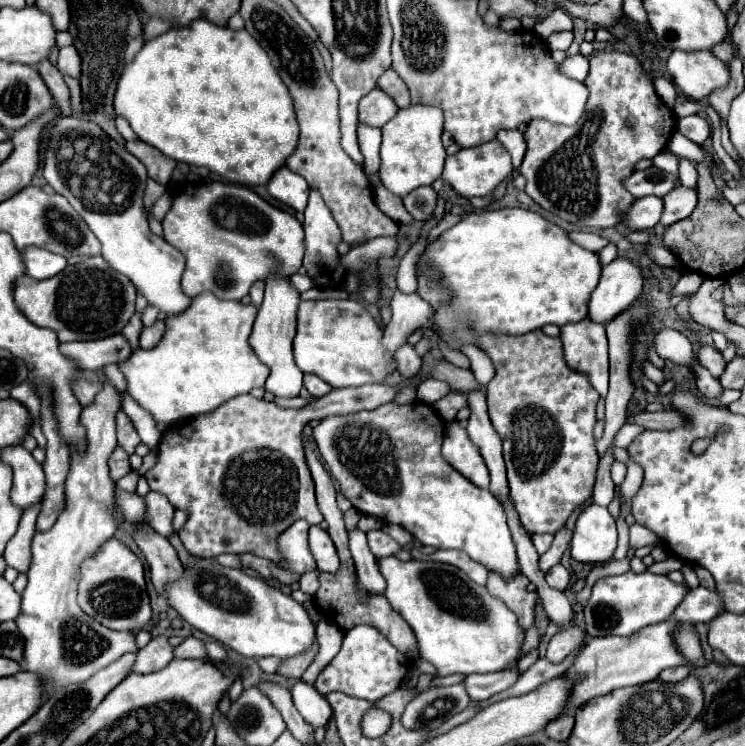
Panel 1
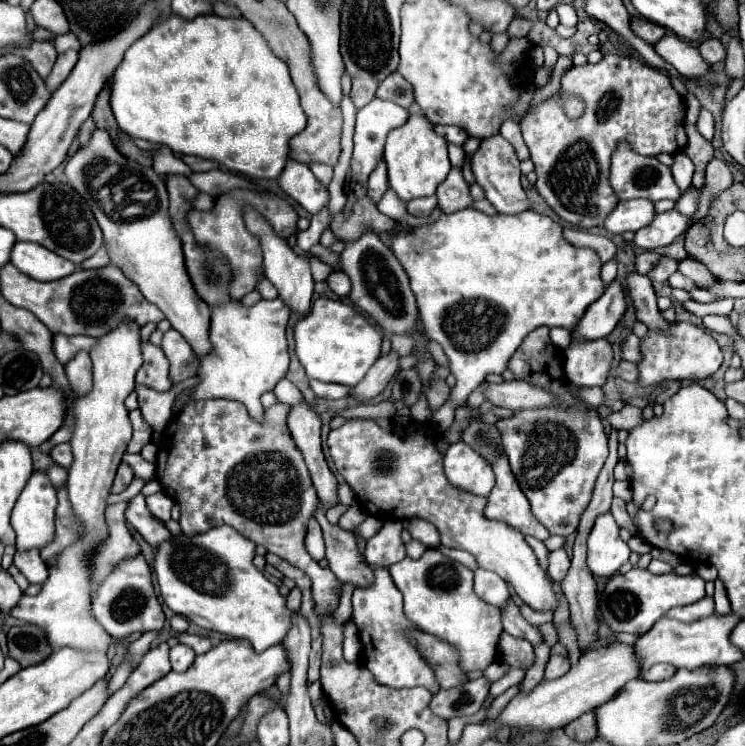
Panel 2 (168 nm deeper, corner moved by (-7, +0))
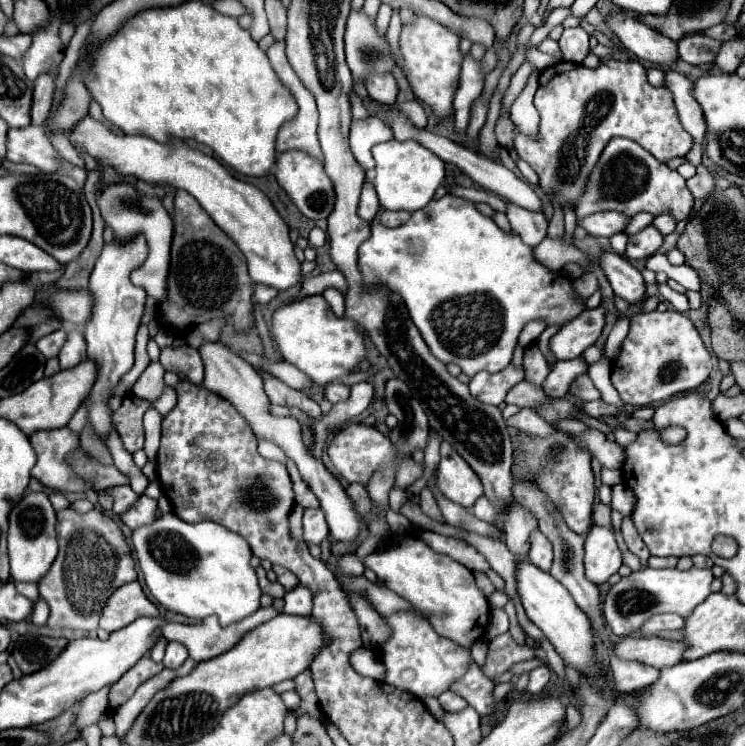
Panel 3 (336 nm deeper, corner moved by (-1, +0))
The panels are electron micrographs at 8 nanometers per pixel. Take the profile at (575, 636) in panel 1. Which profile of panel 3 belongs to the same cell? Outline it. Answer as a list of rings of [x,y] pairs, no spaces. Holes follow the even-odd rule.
[[[541,665],[541,667],[533,669],[533,671],[529,673],[529,685],[527,685],[527,691],[529,691],[529,693],[539,693],[539,691],[547,685],[549,677],[551,677],[551,669],[549,669],[547,665]]]

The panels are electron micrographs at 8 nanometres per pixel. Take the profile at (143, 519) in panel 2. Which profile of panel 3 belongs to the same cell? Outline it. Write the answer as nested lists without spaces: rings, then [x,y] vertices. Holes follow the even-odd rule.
[[[119,485],[119,487],[111,487],[109,493],[113,495],[115,503],[113,503],[113,513],[121,515],[127,509],[131,509],[135,505],[135,501],[139,499],[139,495],[129,487],[129,485]]]

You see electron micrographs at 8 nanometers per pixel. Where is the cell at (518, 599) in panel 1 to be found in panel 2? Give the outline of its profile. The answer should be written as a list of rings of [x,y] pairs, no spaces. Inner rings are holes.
[[[509,601],[505,605],[505,609],[501,611],[501,619],[503,619],[503,629],[513,635],[513,637],[521,637],[521,639],[527,639],[533,647],[537,647],[543,639],[541,639],[541,633],[537,631],[537,627],[529,625],[523,617],[521,617],[521,611],[519,607]]]

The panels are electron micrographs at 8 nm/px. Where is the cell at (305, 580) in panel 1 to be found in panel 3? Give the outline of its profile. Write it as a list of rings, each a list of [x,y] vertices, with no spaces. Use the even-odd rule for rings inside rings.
[[[271,605],[271,607],[261,607],[257,613],[253,613],[253,615],[247,617],[245,621],[241,621],[241,623],[237,623],[237,625],[229,625],[229,627],[221,627],[219,621],[217,621],[217,617],[207,617],[207,619],[205,619],[203,623],[199,623],[199,625],[165,623],[165,625],[161,627],[161,635],[163,635],[165,639],[169,639],[169,641],[177,641],[177,643],[185,645],[187,651],[189,651],[189,655],[195,659],[195,663],[201,663],[201,661],[207,661],[207,659],[211,659],[211,657],[217,657],[217,655],[225,653],[227,649],[231,649],[231,647],[243,637],[243,633],[247,633],[249,629],[253,629],[253,627],[257,627],[257,625],[261,625],[261,623],[265,623],[265,621],[277,617],[277,615],[279,615],[279,611]]]

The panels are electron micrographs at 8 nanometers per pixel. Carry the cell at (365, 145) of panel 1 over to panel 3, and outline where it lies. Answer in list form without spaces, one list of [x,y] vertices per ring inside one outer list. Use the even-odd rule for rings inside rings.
[[[367,177],[363,183],[363,191],[361,191],[361,201],[359,201],[359,217],[363,221],[371,221],[379,211],[379,199],[377,199],[377,191],[373,185],[373,179]]]

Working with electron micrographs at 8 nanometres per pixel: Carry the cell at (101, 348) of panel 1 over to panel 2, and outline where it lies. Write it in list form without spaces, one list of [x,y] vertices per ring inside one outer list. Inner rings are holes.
[[[55,333],[53,335],[53,353],[55,357],[65,365],[71,357],[75,357],[75,353],[89,349],[95,345],[93,337],[83,337],[83,335],[63,335],[63,333]]]

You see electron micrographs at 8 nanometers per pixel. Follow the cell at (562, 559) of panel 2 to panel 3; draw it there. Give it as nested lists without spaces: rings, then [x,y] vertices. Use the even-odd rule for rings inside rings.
[[[533,531],[531,535],[531,549],[529,549],[529,561],[537,565],[543,571],[551,569],[553,563],[553,547],[549,545],[549,539],[541,531]]]

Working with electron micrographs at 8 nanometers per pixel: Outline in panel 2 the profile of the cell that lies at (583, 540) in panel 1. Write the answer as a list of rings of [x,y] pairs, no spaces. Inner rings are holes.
[[[611,513],[597,517],[587,539],[587,567],[595,577],[613,577],[629,561],[631,549],[619,537],[619,525]]]

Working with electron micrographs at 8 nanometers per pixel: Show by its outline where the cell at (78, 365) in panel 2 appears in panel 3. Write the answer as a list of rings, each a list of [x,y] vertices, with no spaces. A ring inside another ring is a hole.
[[[79,329],[71,331],[67,335],[67,343],[65,347],[61,349],[59,353],[59,363],[61,363],[61,369],[73,369],[77,367],[83,359],[85,359],[85,339],[83,339],[83,333]]]

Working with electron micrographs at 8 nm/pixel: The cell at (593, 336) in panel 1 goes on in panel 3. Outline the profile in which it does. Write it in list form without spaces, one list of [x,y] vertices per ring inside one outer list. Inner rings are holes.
[[[577,357],[571,361],[557,361],[543,383],[543,391],[551,397],[563,397],[569,391],[569,385],[583,373],[587,373],[585,357]]]

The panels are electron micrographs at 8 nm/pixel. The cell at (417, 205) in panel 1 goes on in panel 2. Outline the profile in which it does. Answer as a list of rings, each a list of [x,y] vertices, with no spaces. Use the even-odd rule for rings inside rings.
[[[423,197],[423,199],[413,199],[407,203],[407,211],[409,215],[415,215],[415,217],[429,217],[431,211],[435,209],[437,205],[437,197]]]

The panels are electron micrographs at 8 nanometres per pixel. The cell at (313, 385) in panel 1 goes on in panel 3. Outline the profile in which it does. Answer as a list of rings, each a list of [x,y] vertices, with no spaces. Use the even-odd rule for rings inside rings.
[[[329,383],[329,385],[323,387],[323,395],[331,403],[339,403],[339,401],[343,401],[343,399],[349,397],[349,387],[343,385],[343,383]]]

